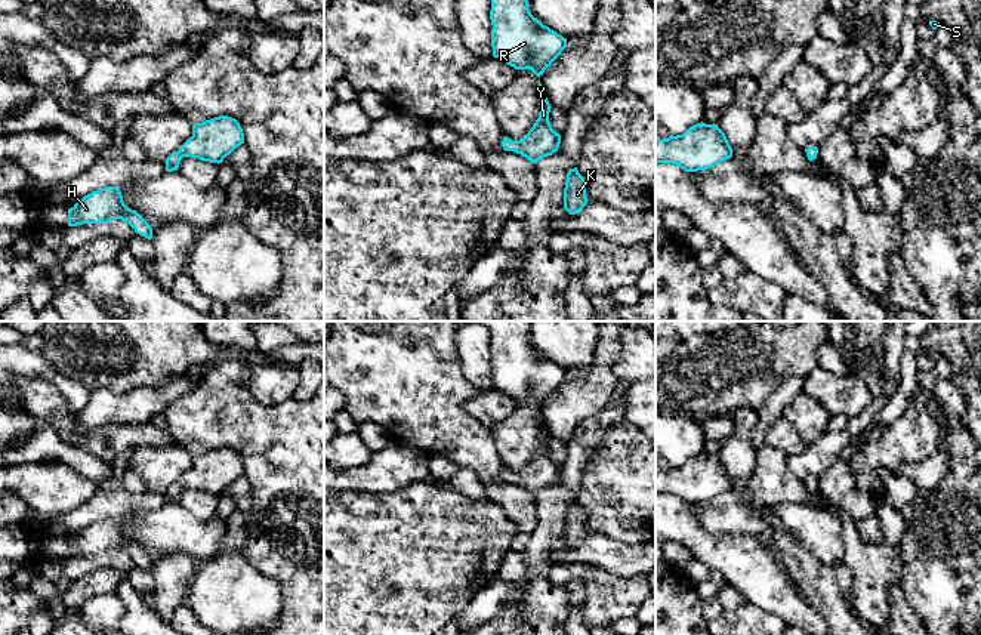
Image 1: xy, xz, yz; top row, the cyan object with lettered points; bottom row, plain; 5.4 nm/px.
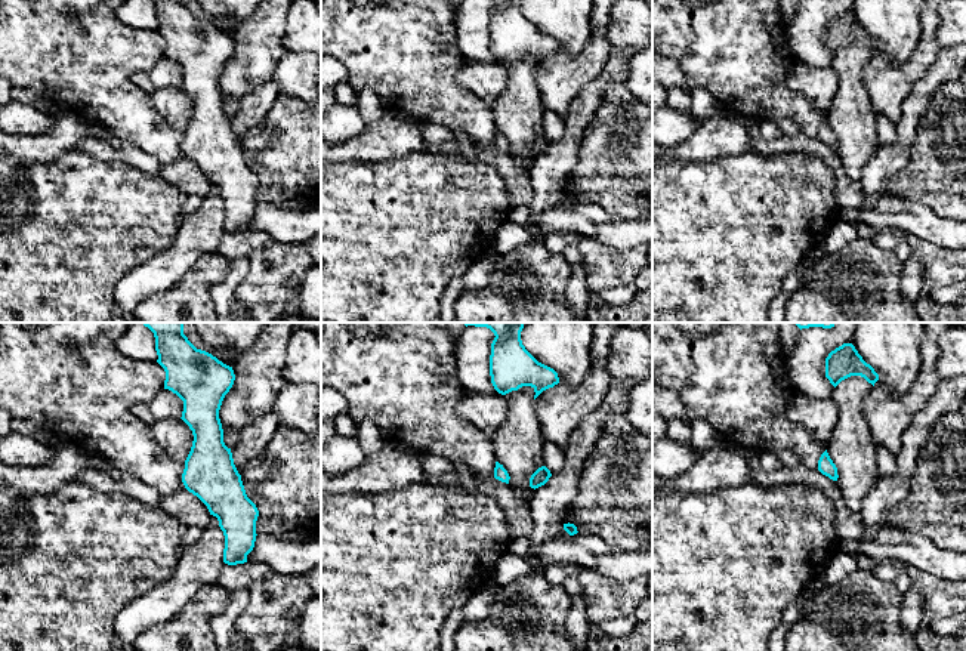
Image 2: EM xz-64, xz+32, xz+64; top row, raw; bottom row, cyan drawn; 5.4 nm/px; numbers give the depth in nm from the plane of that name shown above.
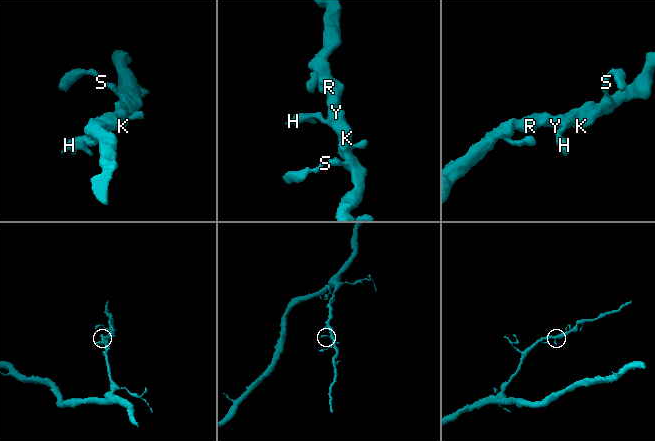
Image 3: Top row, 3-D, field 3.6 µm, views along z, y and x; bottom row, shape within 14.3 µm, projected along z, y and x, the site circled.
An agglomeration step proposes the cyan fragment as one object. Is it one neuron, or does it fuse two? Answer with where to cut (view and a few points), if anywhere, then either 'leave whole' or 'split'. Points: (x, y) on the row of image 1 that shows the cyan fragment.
cut none; leave whole

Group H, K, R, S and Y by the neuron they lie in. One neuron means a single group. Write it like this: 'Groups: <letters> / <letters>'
Groups: H K R S Y

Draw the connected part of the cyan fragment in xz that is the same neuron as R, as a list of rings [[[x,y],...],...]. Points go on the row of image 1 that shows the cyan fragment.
[[[491,0],[493,56],[515,70],[531,70],[539,78],[567,47],[567,38],[543,25],[528,9],[528,0]]]

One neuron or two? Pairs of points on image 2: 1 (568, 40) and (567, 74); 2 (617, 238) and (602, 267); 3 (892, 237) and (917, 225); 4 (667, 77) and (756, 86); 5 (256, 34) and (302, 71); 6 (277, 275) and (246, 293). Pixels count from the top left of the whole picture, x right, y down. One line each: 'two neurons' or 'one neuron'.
1: two neurons
2: two neurons
3: two neurons
4: two neurons
5: two neurons
6: one neuron

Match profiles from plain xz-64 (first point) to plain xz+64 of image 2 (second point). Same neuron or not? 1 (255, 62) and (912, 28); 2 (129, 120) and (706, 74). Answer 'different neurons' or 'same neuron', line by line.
1: different neurons
2: same neuron

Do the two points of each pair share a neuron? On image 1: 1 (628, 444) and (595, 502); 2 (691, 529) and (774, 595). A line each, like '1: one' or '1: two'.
1: one
2: one

